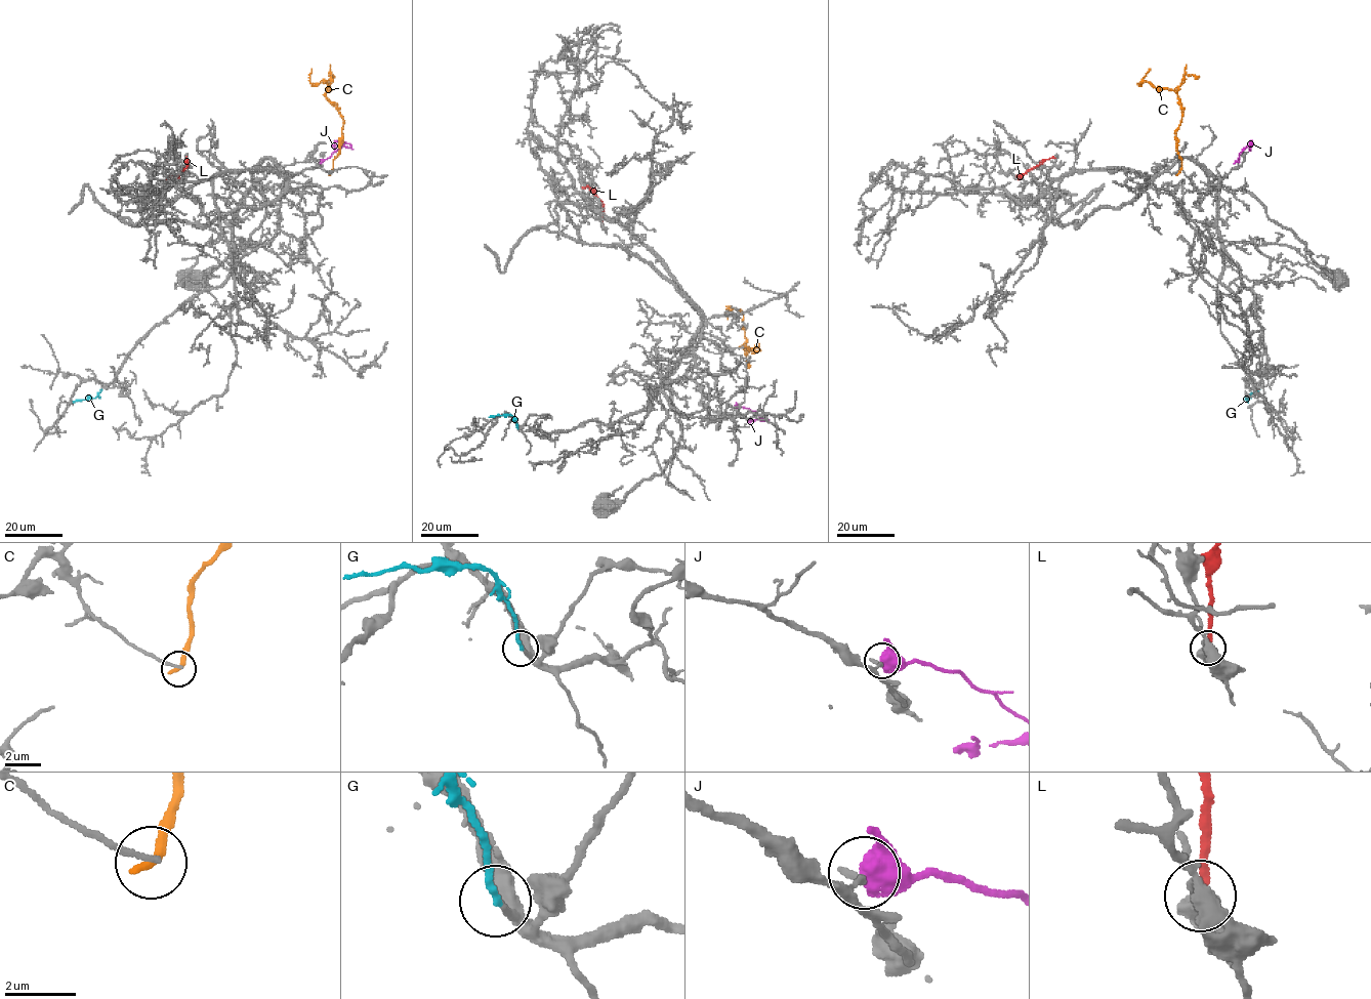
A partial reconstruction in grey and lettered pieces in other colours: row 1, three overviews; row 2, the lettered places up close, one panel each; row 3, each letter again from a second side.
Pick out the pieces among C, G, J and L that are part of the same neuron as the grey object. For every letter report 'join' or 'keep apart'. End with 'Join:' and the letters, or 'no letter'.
C: keep apart
G: join
J: keep apart
L: keep apart
Join: G

